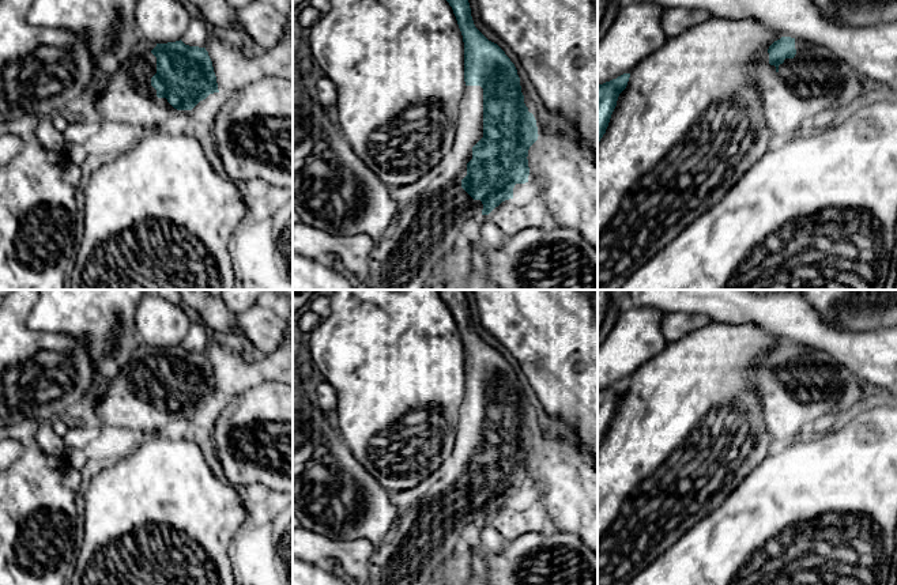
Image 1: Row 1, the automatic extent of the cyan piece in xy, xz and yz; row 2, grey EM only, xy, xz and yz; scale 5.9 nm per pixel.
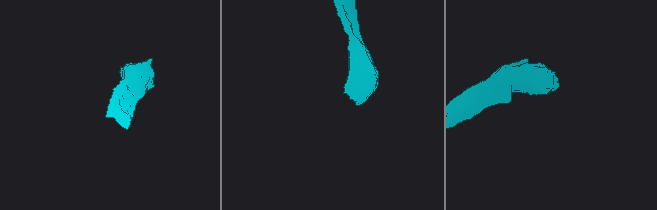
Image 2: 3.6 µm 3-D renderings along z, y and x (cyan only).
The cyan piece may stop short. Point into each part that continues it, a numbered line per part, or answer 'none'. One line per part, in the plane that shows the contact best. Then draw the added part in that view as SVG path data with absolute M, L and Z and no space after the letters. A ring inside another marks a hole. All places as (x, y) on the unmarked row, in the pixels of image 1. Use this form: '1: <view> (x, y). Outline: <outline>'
1: xz (423, 539). Outline: M466 390L459 410L457 434L451 456L418 486L391 492L397 516L384 540L374 547L369 566L369 585L436 585L461 547L459 528L482 520L483 509L463 492L472 452L483 442L483 393Z

